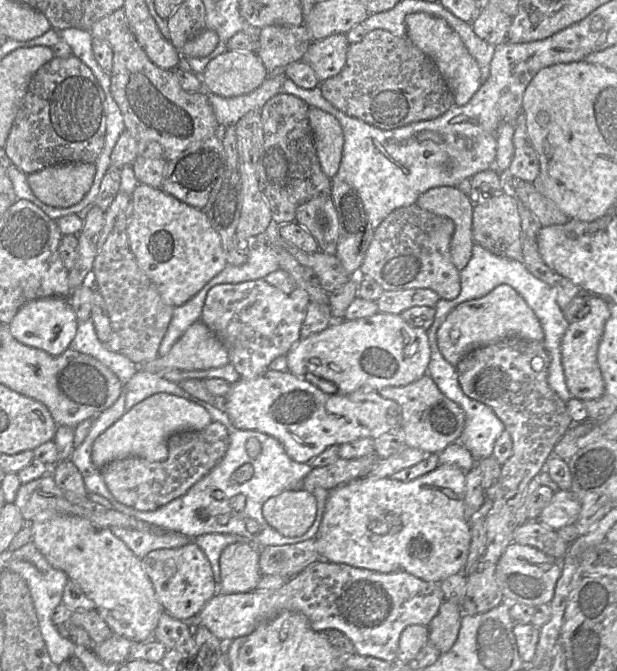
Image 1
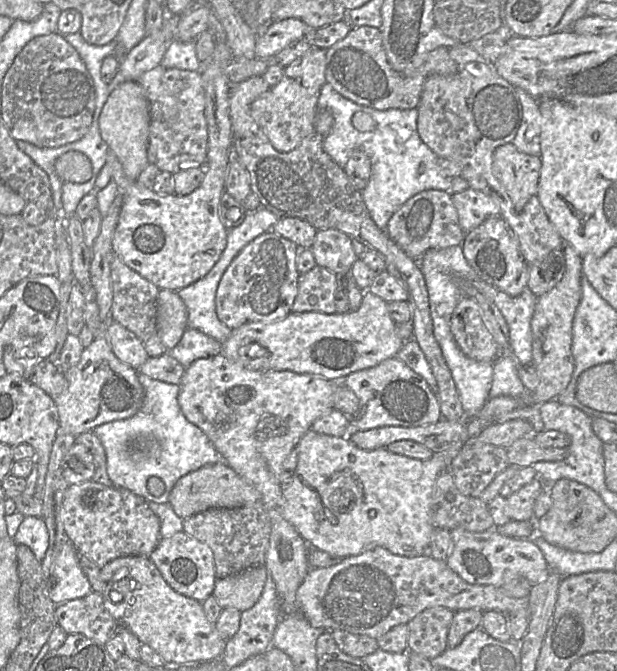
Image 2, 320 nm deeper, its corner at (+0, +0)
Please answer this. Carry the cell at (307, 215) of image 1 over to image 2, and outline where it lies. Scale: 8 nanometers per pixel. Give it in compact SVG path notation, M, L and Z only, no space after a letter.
M336 228L318 230L311 250L316 265L337 275L350 275L352 265L359 258L354 251L352 238Z

